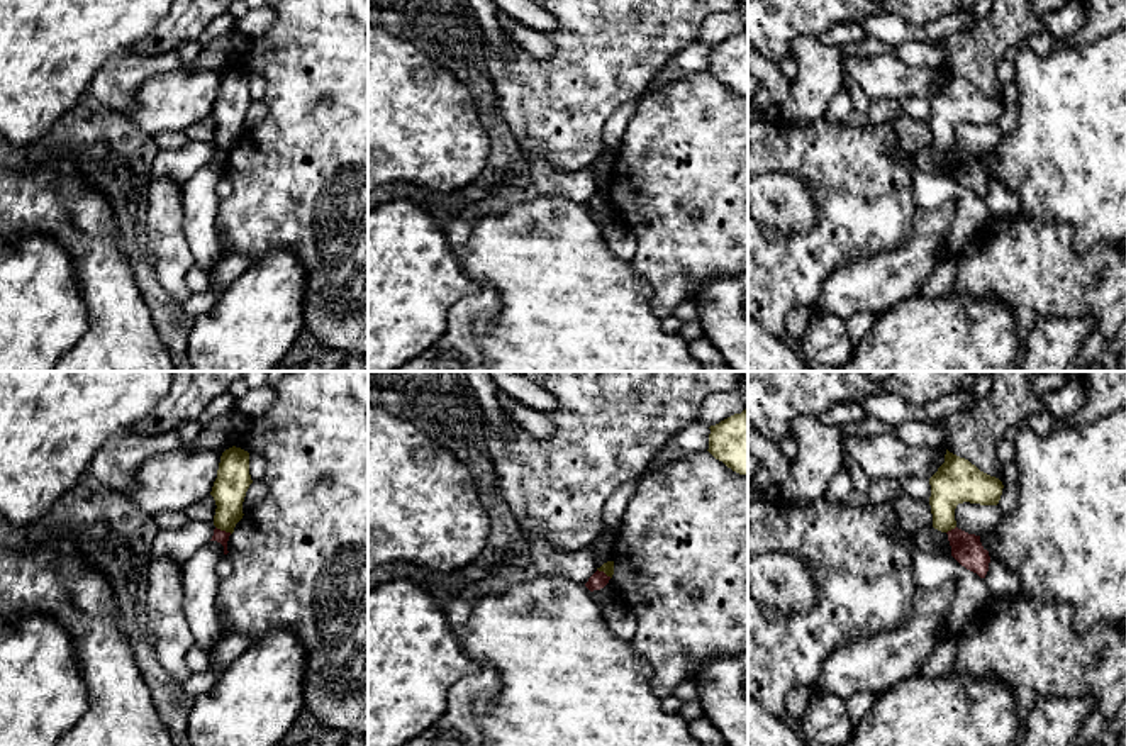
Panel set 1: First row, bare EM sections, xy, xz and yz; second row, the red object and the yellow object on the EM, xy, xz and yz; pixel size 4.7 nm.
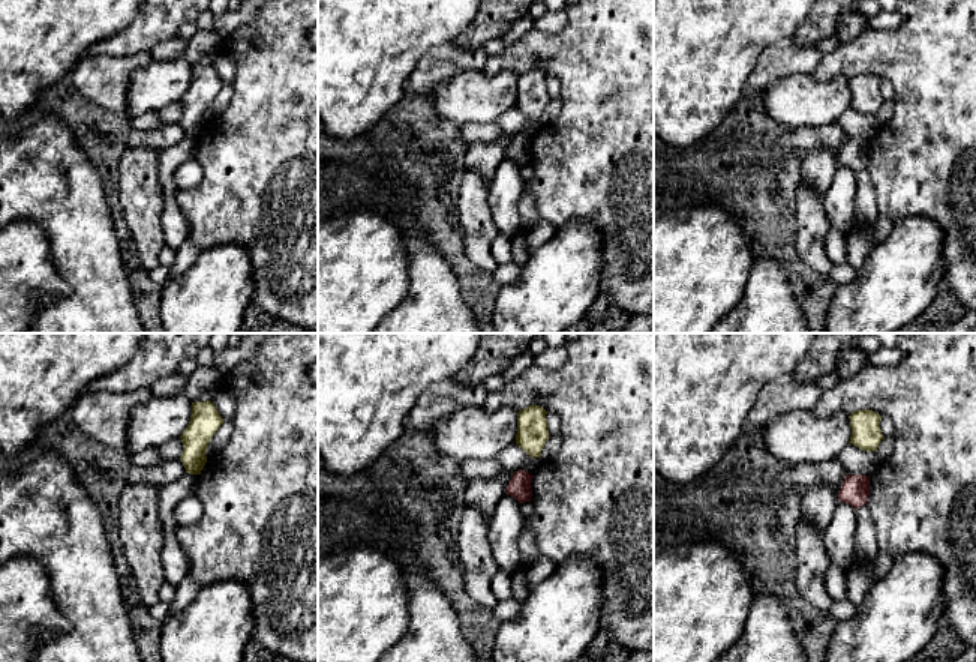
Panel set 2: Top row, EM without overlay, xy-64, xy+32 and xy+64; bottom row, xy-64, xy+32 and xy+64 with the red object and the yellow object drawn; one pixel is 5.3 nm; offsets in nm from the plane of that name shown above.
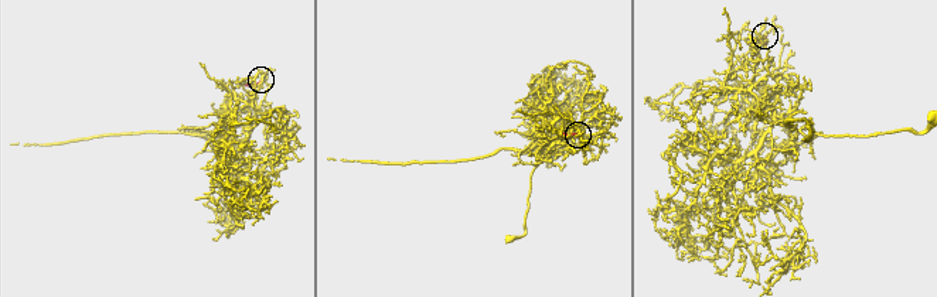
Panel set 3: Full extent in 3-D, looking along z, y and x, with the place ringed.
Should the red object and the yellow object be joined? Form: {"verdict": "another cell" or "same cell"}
{"verdict": "another cell"}

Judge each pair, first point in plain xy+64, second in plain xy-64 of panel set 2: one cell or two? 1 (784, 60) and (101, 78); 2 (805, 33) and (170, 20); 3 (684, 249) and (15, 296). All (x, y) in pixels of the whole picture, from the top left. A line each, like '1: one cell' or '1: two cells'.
1: one cell
2: one cell
3: one cell

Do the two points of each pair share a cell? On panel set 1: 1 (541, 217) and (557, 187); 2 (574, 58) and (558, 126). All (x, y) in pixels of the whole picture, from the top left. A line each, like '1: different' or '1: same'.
1: different
2: same

